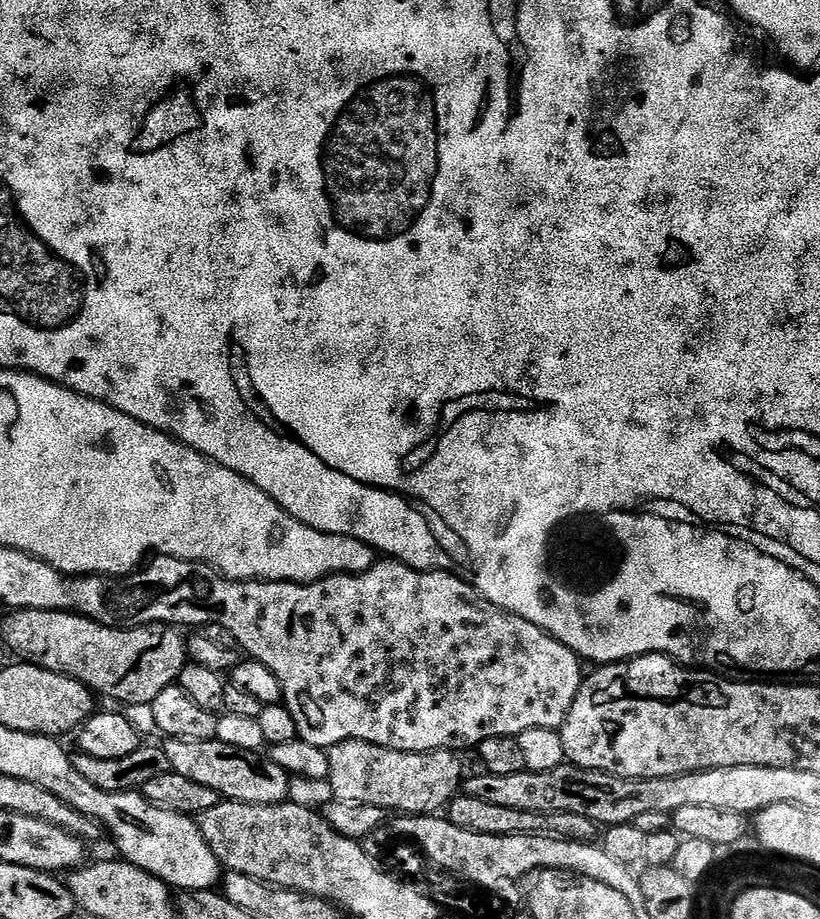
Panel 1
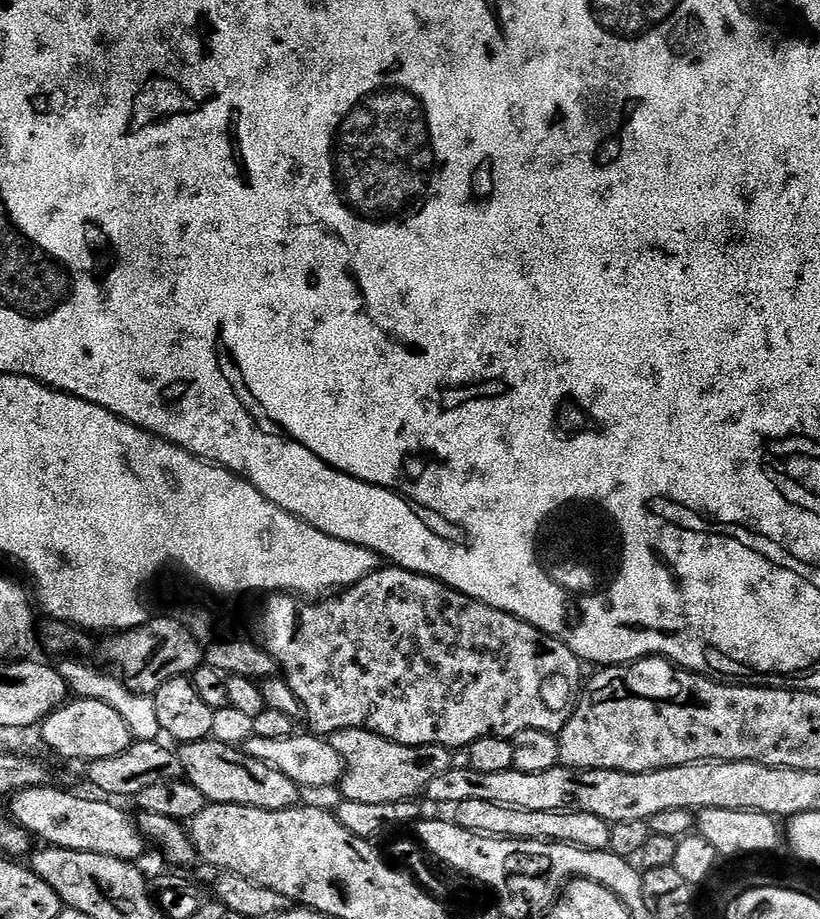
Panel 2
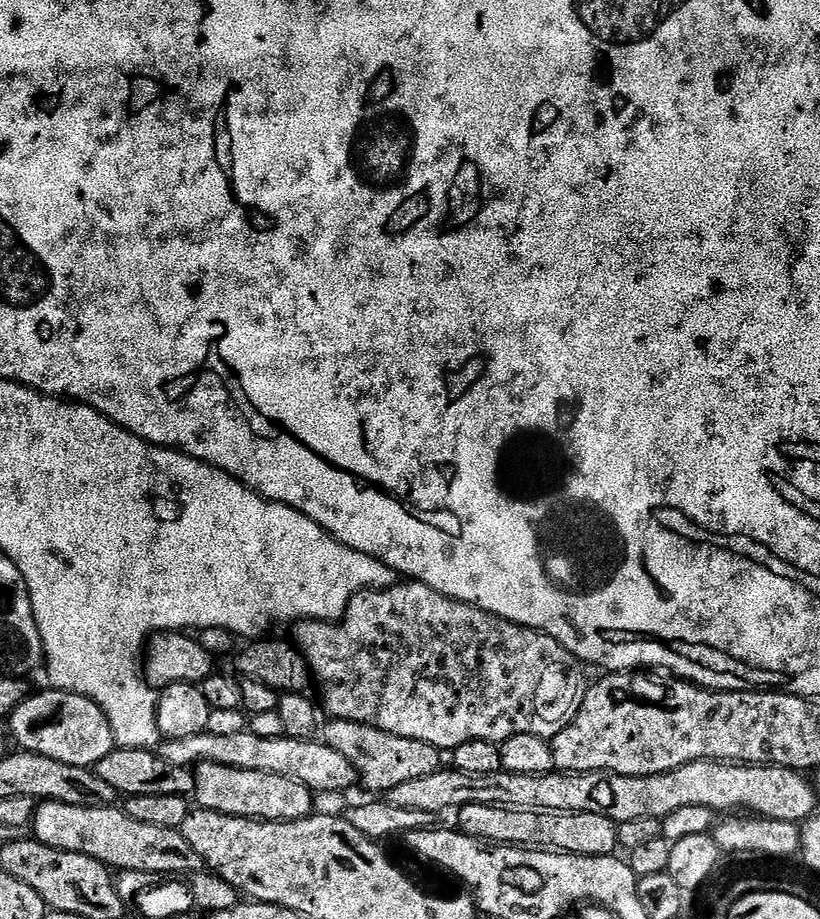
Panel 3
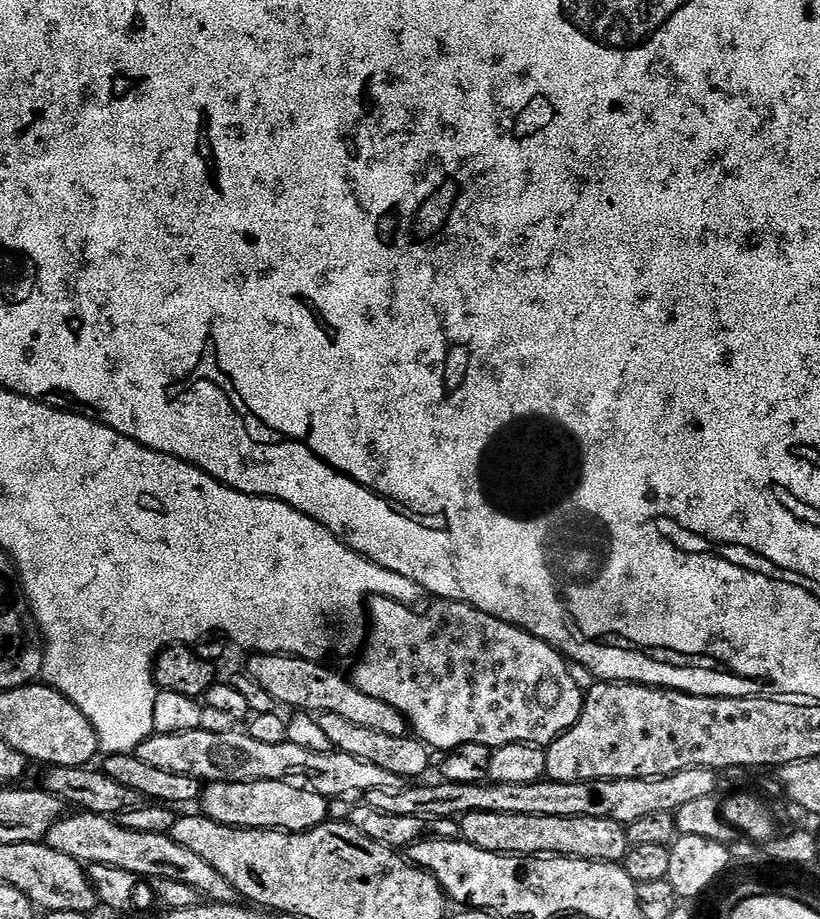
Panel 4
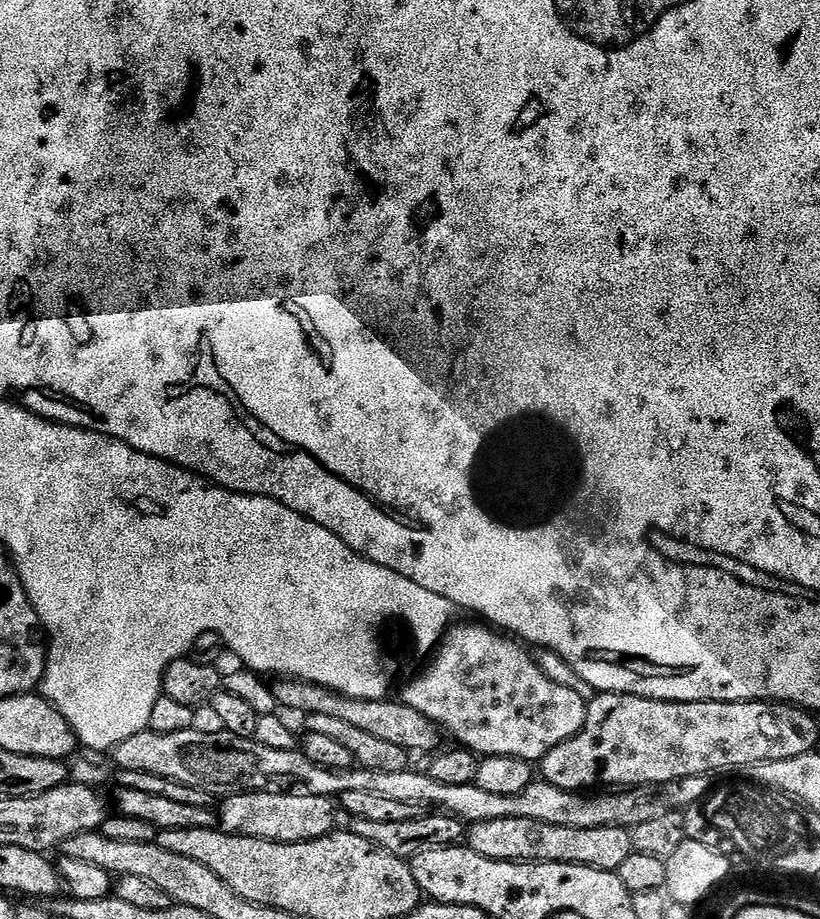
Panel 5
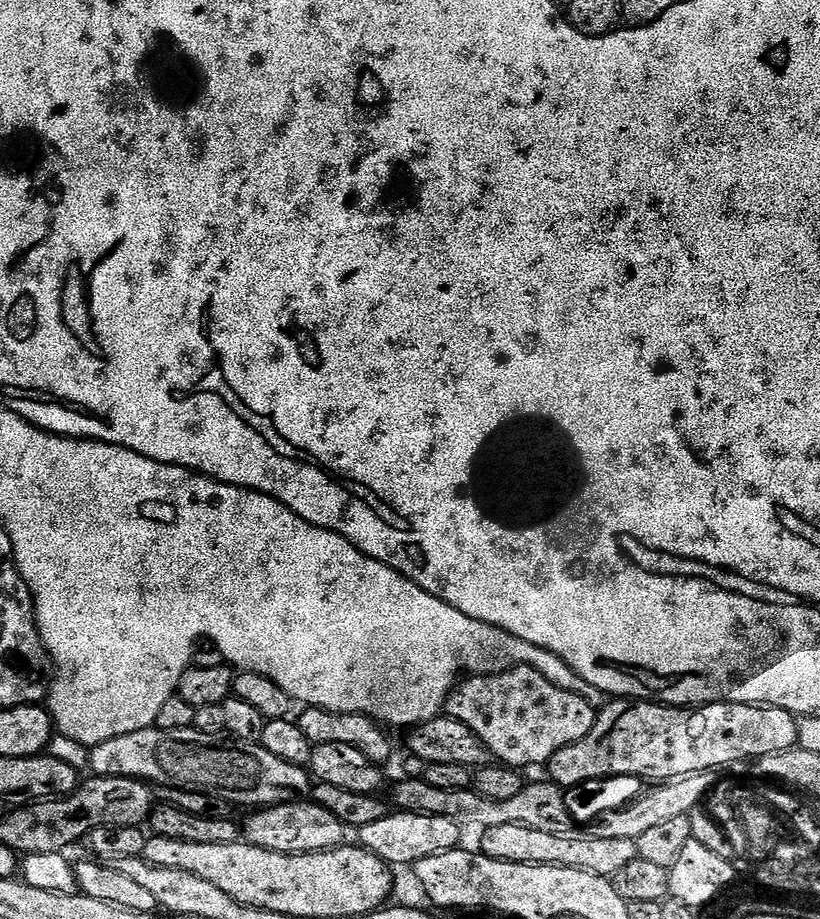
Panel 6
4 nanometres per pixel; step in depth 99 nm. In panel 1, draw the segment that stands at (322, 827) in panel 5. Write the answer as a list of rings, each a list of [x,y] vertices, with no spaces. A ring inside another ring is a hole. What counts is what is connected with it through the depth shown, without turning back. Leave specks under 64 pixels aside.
[[[181,736],[165,739],[162,744],[171,771],[190,778],[204,786],[210,786],[225,800],[237,800],[247,804],[283,804],[289,799],[290,774],[263,751],[242,750],[242,746],[228,746],[218,739],[184,740]]]

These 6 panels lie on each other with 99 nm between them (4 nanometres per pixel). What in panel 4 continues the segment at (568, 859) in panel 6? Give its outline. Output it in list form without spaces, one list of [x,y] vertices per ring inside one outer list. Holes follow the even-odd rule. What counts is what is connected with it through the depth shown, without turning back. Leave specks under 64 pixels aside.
[[[467,812],[459,817],[458,823],[461,837],[467,844],[503,856],[569,856],[572,860],[601,860],[607,864],[620,864],[630,847],[627,827],[610,818]]]

